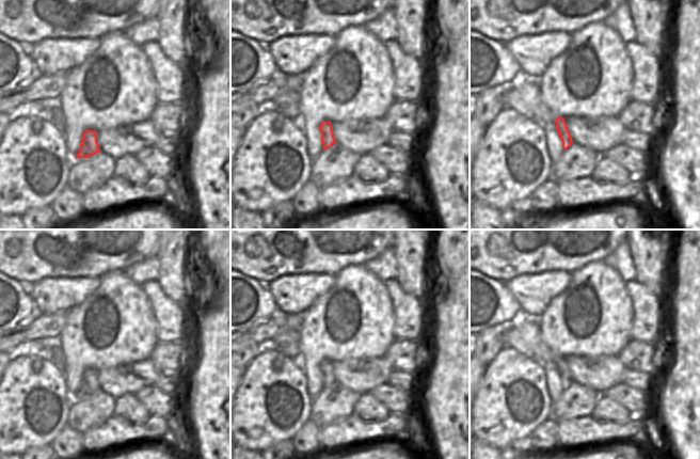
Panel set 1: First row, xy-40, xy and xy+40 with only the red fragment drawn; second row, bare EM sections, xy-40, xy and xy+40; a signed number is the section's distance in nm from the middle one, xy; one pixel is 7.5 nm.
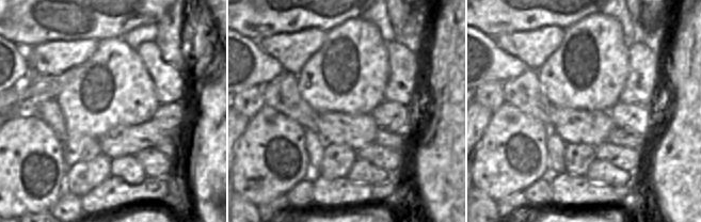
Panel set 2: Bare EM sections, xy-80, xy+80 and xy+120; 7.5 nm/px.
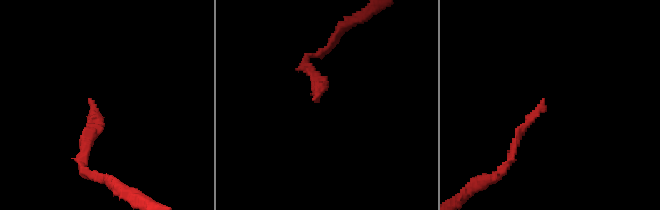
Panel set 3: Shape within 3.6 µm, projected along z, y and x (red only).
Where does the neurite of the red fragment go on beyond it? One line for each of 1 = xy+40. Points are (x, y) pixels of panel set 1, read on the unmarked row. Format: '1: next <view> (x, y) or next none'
1: next xy+40 (525, 335)

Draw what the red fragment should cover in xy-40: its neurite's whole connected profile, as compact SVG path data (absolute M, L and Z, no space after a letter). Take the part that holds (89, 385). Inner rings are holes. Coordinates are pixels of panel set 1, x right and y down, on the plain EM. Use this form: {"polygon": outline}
{"polygon": "M85 369L82 375L80 390L75 397L90 397L100 392L96 369Z"}

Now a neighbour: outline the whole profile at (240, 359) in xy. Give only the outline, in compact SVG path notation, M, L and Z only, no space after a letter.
M250 344L241 350L230 353L230 367L245 369L246 366L259 354L264 347Z

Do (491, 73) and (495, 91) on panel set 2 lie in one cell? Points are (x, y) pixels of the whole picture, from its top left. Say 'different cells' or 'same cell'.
different cells

